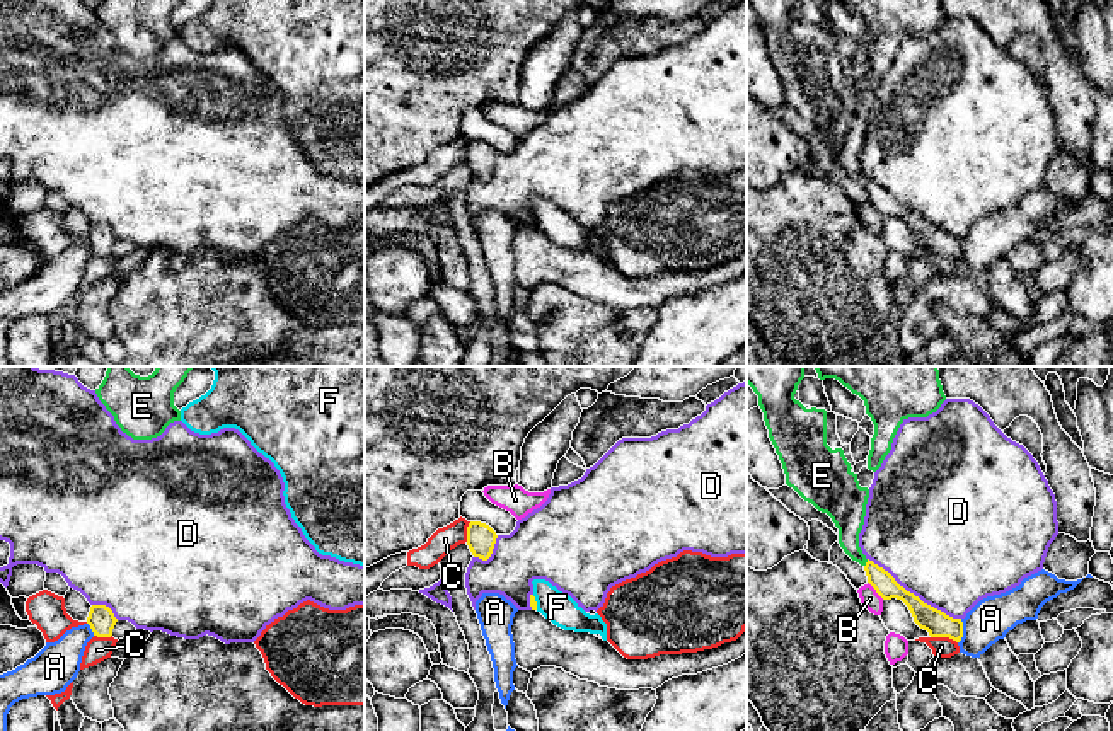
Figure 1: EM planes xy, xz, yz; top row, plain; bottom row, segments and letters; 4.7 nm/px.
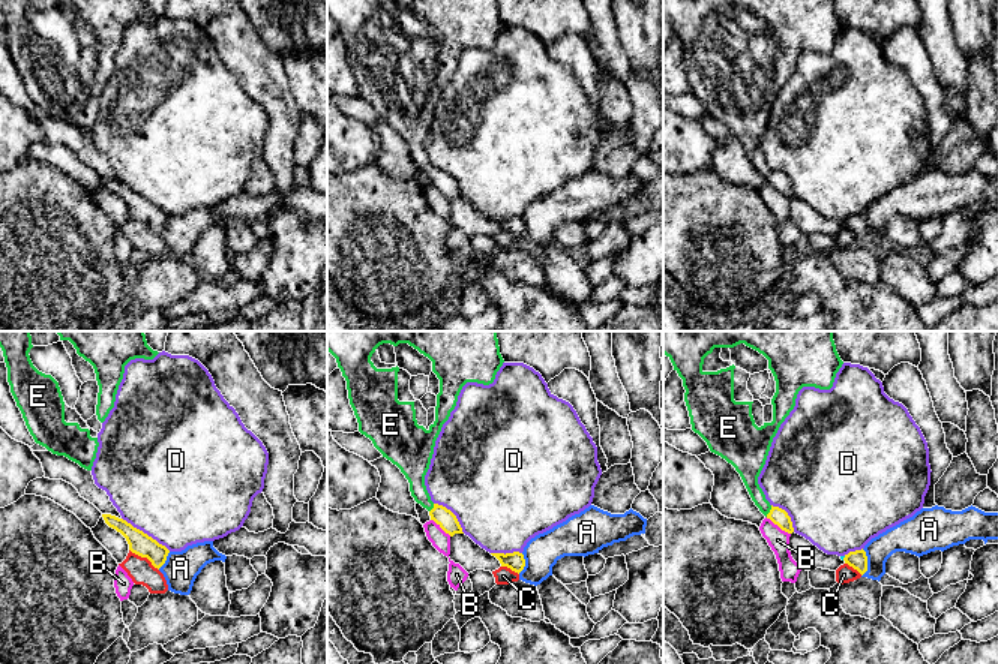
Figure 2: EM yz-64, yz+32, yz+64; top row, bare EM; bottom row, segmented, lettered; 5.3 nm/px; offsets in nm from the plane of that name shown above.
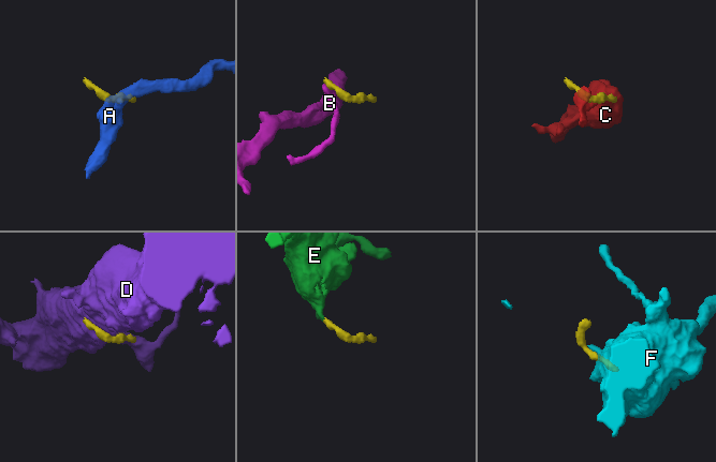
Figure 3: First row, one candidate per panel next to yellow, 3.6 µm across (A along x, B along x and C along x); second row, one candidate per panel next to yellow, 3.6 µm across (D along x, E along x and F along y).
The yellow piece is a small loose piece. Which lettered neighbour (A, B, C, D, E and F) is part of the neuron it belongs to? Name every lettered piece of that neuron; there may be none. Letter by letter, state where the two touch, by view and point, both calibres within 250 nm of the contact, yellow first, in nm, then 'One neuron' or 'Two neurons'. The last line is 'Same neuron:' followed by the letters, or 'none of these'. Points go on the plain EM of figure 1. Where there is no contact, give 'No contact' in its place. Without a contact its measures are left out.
A: Touches yellow at yz (962, 249). Thickness 120 nm (yellow) against 200 nm. Two neurons
B: Touches yellow at yz (875, 207). Thickness 110 nm (yellow) against 90 nm. Two neurons
C: Touches yellow at yz (945, 254). Thickness 120 nm (yellow) against 100 nm. Two neurons
D: Touches yellow at yz (912, 212). Thickness 120 nm (yellow) against 500 nm. Two neurons
E: Touches yellow at yz (866, 181). Thickness 110 nm (yellow) against 160 nm. One neuron
F: Touches yellow at xz (536, 220). Thickness 30 nm (yellow) against 150 nm. Two neurons
Same neuron: E

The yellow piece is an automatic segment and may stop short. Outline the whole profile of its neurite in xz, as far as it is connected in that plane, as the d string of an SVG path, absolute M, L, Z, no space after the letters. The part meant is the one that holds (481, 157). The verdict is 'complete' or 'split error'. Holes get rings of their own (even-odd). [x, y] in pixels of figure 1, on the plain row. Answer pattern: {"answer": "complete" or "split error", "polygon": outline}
{"answer": "complete", "polygon": "M470 140L467 145L467 164L474 176L487 179L496 162L496 150L481 140Z"}

